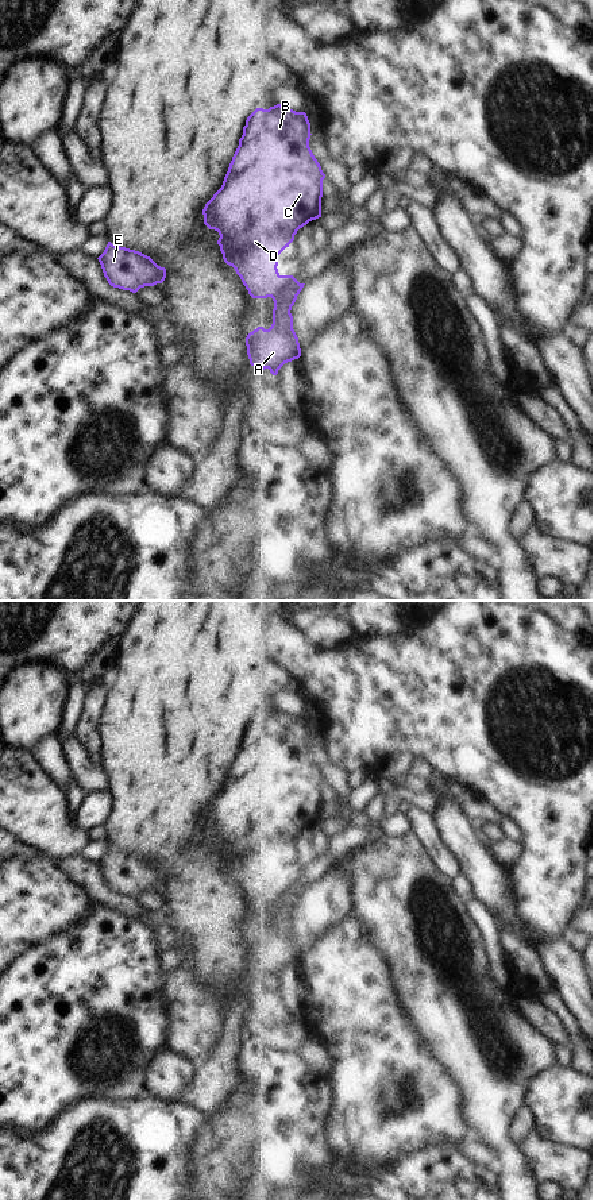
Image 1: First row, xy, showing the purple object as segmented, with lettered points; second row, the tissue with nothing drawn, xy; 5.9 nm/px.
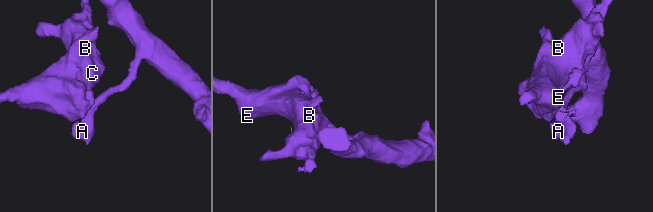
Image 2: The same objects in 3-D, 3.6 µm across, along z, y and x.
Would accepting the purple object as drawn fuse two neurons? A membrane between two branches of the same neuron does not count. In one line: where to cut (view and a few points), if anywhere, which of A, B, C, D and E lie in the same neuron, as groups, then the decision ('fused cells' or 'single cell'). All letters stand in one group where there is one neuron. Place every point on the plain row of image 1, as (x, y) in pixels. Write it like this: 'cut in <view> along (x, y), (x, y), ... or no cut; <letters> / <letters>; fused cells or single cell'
cut in xy along (280, 880), (277, 892), (269, 901); A / B C D E; fused cells

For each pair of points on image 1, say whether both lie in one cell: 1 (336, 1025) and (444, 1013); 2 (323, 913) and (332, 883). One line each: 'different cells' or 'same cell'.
1: different cells
2: same cell

